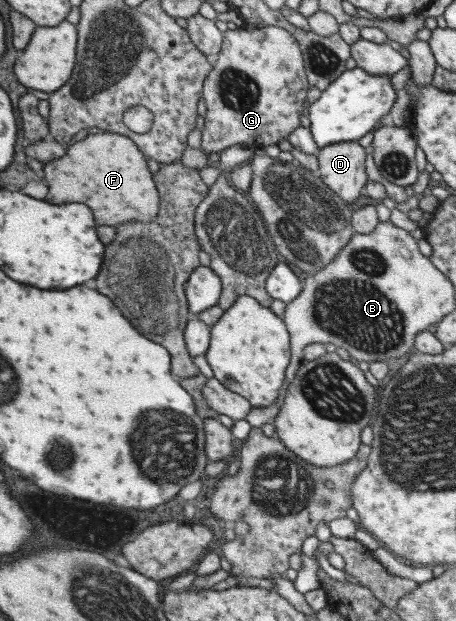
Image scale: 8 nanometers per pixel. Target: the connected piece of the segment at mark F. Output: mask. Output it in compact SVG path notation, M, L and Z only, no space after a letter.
M104 131L89 134L73 143L61 159L49 161L43 167L43 173L49 185L45 201L53 201L53 205L61 205L61 201L83 203L93 211L97 225L151 221L158 214L160 199L145 156L125 136Z

